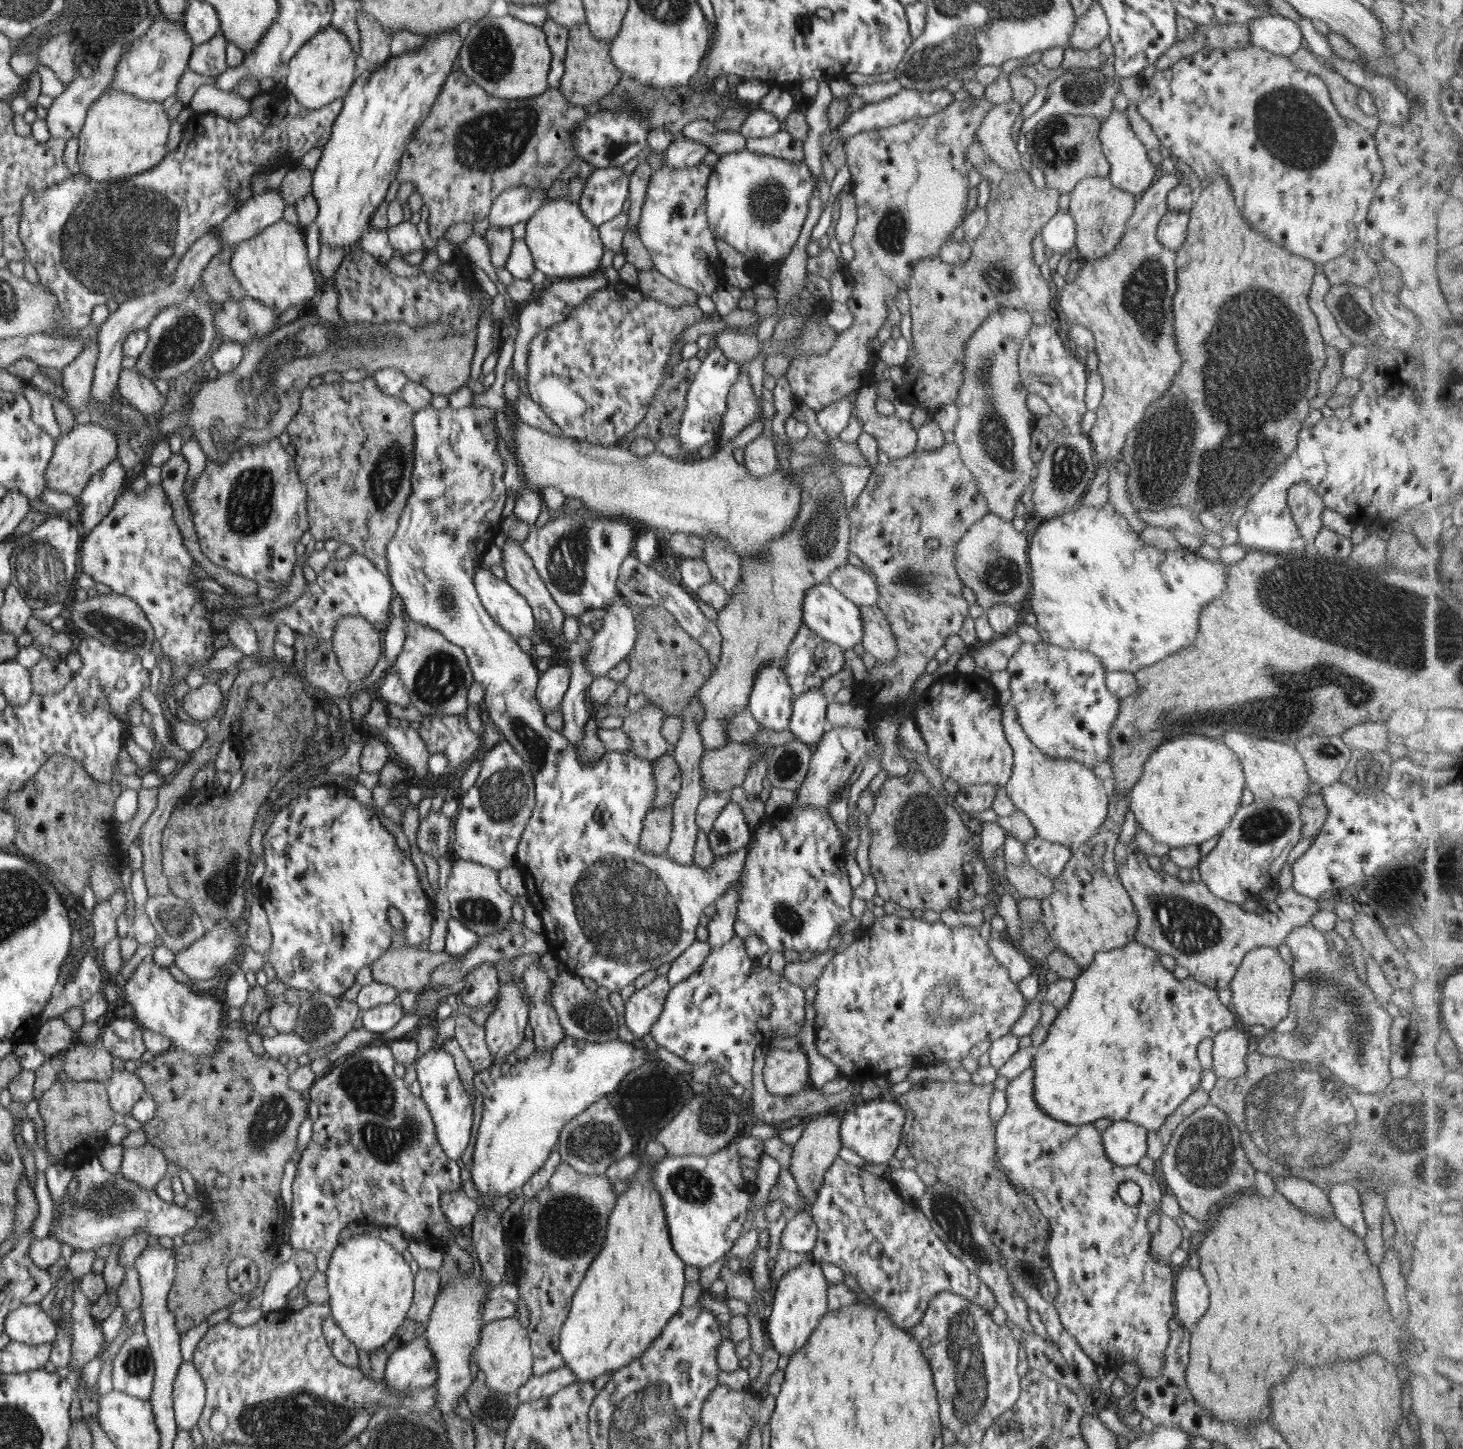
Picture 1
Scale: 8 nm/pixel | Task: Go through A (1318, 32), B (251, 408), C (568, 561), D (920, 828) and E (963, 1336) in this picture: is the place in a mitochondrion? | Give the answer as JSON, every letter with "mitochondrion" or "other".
{"A":"other","B":"mitochondrion","C":"mitochondrion","D":"mitochondrion","E":"mitochondrion"}

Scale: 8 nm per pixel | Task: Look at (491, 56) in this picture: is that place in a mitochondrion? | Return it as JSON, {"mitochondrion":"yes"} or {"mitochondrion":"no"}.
{"mitochondrion":"yes"}

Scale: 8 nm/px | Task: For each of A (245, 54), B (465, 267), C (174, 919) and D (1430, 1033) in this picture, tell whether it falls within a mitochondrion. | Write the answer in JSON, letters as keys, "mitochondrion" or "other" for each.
{"A":"other","B":"other","C":"mitochondrion","D":"other"}

